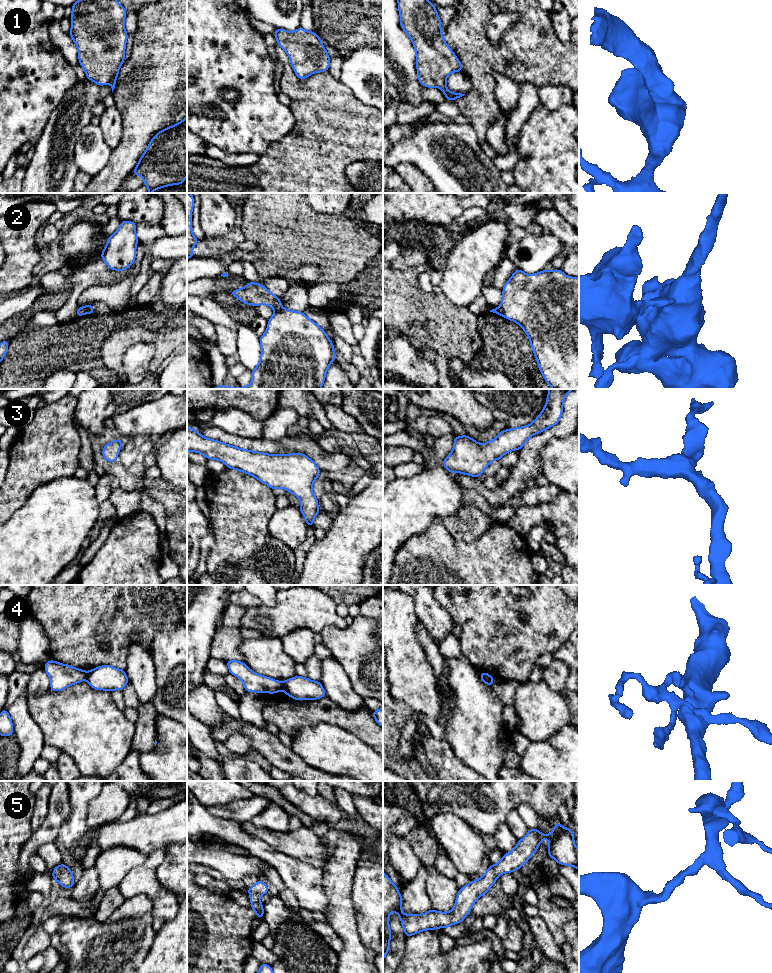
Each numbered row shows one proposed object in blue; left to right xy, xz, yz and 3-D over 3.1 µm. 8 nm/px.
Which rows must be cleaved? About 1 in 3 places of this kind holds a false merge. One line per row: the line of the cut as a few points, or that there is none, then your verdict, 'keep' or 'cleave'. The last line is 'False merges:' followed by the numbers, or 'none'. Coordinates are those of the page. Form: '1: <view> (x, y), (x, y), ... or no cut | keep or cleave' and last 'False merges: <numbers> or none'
1: no cut | keep
2: xy (82, 307), (84, 313) | cleave
3: no cut | keep
4: xz (283, 682), (281, 689) | cleave
5: no cut | keep
False merges: 2, 4

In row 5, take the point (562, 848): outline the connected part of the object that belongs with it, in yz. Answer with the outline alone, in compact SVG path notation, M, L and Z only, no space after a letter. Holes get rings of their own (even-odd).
M558 821L548 835L542 834L538 828L529 829L526 836L518 840L516 847L504 854L497 864L490 865L480 879L471 881L458 890L454 907L449 912L430 909L424 914L403 914L401 893L388 875L383 872L383 962L390 949L392 933L389 926L389 914L391 911L399 916L406 937L421 931L447 928L463 922L471 912L473 904L480 896L487 894L498 877L521 869L537 851L543 839L549 840L547 848L549 857L556 860L559 865L573 866L579 870L579 849L575 845L571 828L564 828Z

